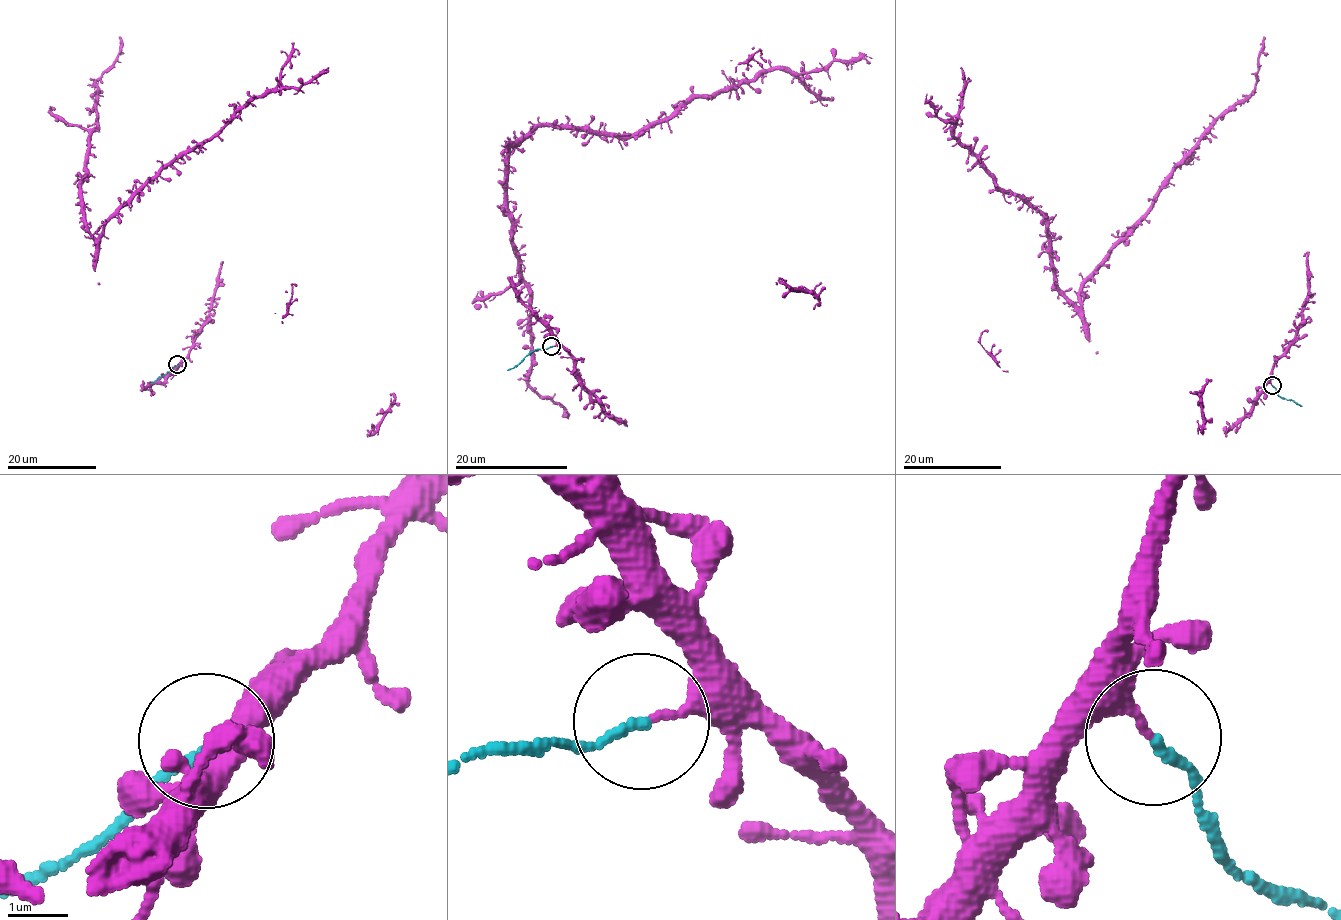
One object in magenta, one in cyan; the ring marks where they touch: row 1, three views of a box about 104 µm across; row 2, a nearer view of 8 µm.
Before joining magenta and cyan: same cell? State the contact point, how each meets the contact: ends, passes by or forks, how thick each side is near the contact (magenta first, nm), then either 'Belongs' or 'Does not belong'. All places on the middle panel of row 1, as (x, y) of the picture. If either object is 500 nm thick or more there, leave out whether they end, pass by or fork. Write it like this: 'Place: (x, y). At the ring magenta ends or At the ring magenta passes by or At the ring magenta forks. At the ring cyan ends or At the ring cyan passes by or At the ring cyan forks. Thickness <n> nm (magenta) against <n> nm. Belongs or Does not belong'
Place: (551, 346). At the ring magenta ends. At the ring cyan ends. Thickness 160 nm (magenta) against 150 nm. Does not belong

